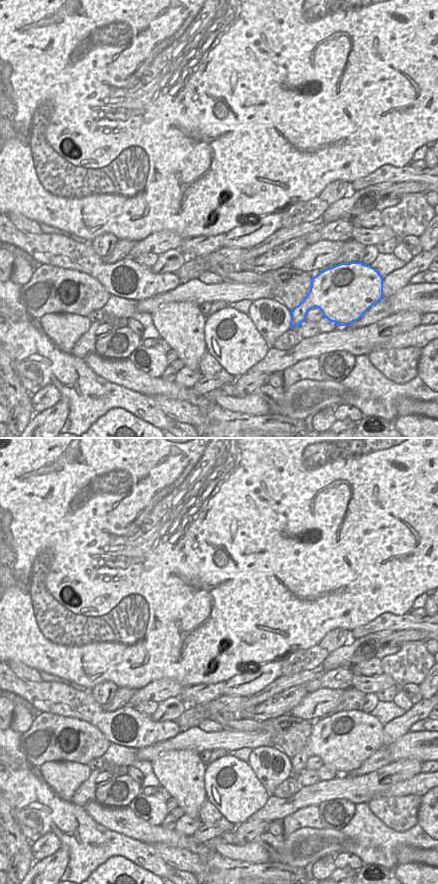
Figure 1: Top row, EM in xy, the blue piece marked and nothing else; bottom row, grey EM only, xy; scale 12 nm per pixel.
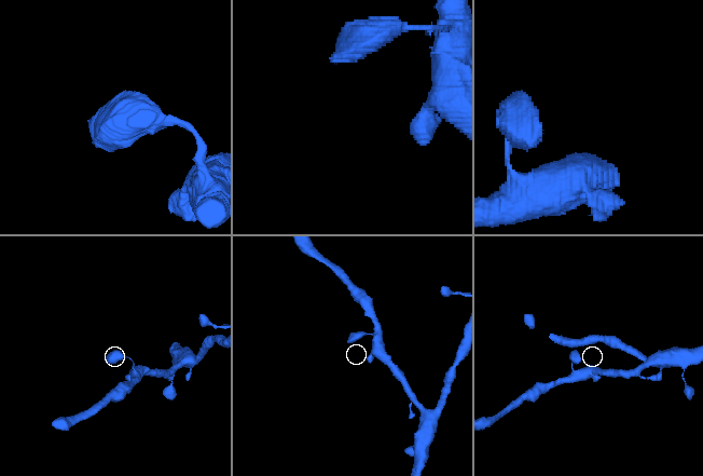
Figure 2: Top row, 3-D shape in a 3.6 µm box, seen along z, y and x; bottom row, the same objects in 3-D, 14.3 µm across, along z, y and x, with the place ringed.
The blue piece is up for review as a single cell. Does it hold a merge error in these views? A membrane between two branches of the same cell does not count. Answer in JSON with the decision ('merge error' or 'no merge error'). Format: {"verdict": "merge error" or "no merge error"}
{"verdict": "no merge error"}

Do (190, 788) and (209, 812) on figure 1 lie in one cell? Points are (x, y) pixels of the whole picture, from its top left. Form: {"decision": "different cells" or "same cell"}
{"decision": "different cells"}

